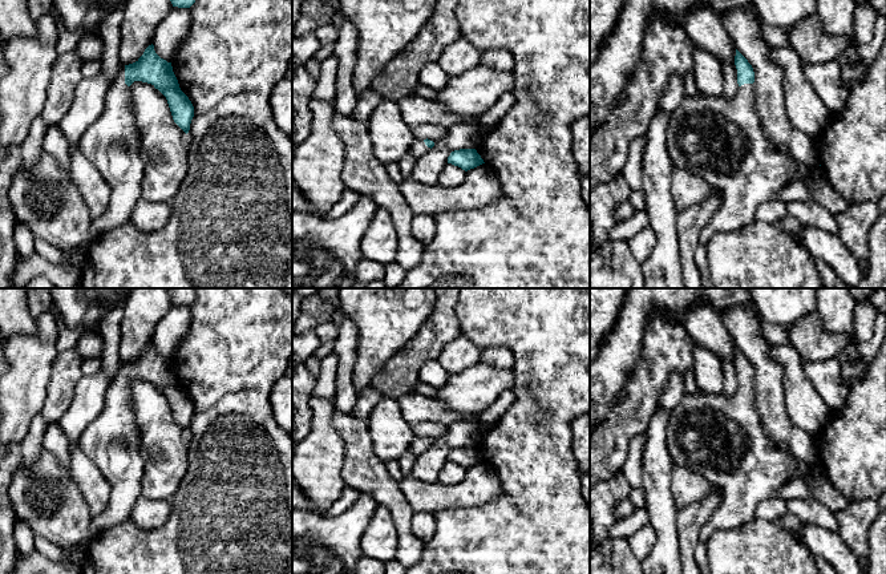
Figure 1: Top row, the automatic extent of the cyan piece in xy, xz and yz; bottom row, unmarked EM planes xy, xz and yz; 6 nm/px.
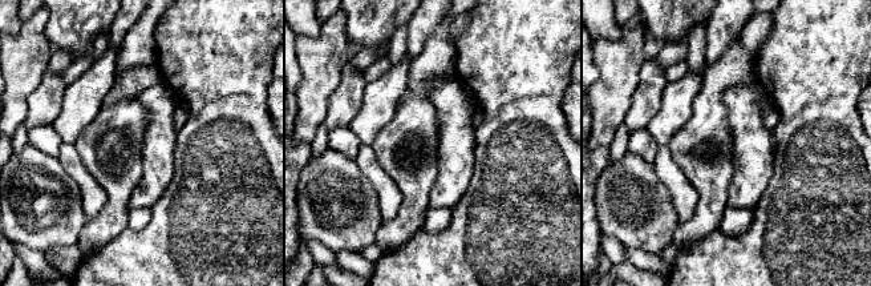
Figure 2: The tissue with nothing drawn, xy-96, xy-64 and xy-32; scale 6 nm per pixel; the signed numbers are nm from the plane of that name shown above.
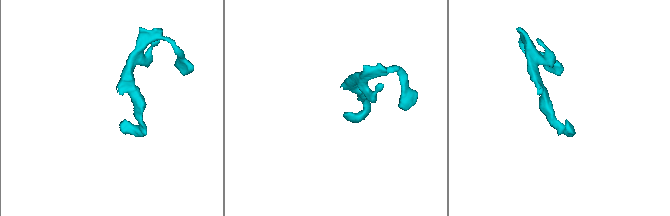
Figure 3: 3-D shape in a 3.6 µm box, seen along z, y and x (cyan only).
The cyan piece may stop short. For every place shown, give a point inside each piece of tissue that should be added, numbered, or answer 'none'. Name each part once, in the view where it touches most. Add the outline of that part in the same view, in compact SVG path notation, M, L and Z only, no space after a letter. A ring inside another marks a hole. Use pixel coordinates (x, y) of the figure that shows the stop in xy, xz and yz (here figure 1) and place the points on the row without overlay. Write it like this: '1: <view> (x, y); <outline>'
1: xy (112, 441); M125 363L105 393L104 412L84 430L77 444L110 485L106 510L90 521L90 538L94 538L129 522L142 490L145 462L130 385L125 381Z

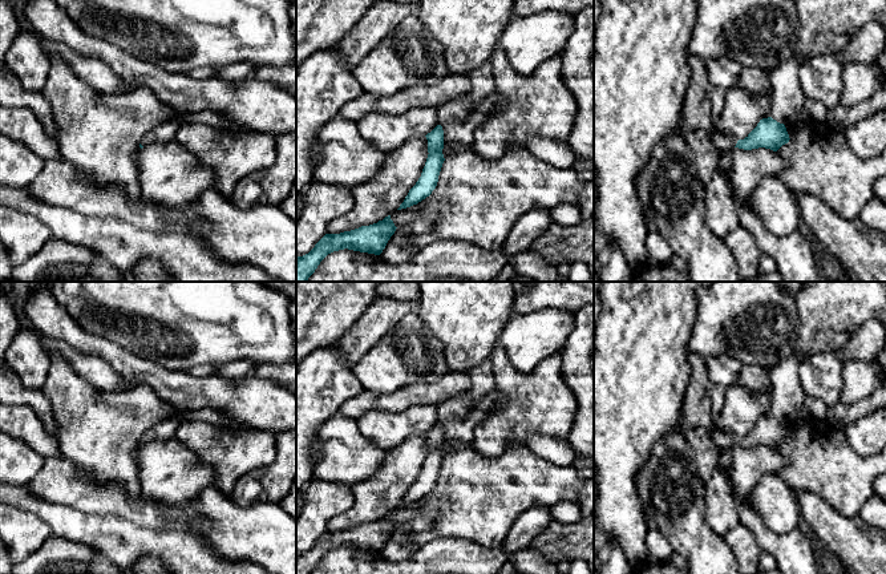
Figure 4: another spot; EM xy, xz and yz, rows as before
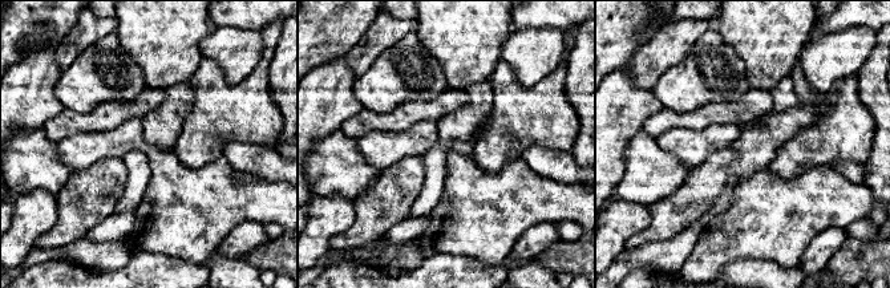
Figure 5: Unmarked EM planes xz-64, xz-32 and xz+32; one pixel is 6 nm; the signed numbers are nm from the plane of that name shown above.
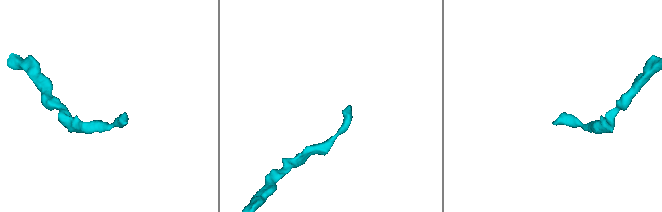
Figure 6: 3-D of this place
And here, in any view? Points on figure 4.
1: yz (723, 440); M715 428L709 429L709 433L712 436L713 442L720 450L733 446L739 438L737 436L729 432L721 432Z

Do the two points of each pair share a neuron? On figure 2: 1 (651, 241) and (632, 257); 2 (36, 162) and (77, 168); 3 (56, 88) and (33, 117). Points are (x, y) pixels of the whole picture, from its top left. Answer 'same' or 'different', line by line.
1: different
2: different
3: same

